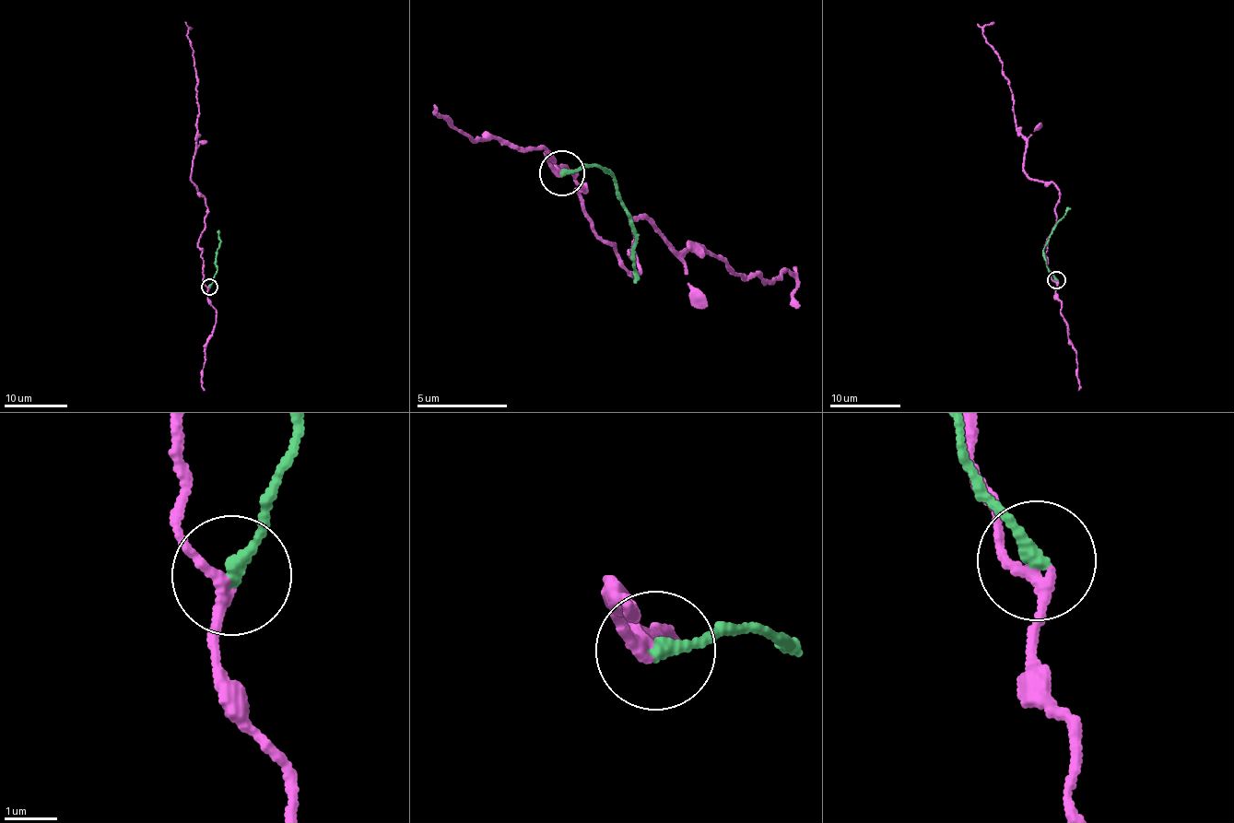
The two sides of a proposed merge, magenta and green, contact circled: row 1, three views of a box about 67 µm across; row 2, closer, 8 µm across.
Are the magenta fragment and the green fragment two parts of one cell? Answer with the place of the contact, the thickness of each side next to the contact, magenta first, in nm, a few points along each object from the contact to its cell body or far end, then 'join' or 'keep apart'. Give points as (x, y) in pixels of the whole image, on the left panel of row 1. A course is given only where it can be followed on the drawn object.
at (209, 287); 180 nm thick on the magenta side, 280 nm on the other; magenta runs (208, 287), (202, 281), (197, 242), (207, 205), (190, 176), (199, 111), (188, 28), (192, 29); green runs (208, 287), (217, 269), (219, 232); join

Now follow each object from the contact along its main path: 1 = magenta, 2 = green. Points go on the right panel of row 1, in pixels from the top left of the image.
1: (1056, 280), (1047, 239), (1058, 188), (1023, 168), (1026, 141), (1010, 80), (982, 33), (993, 22)
2: (1056, 280), (1045, 260), (1043, 246), (1057, 221), (1070, 207)

